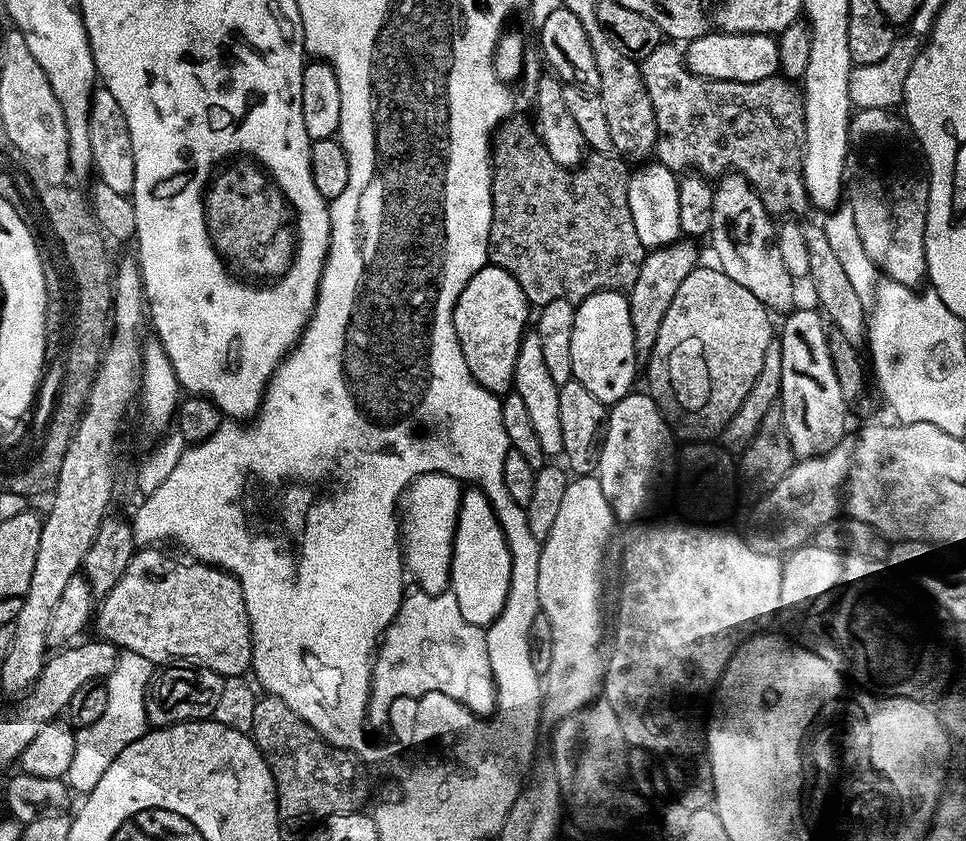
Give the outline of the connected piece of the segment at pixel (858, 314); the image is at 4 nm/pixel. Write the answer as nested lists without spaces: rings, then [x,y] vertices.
[[[804,222],[800,224],[800,229],[802,238],[806,241],[806,250],[810,253],[810,270],[807,279],[812,280],[812,288],[816,291],[817,302],[815,303],[819,311],[826,317],[827,323],[835,331],[840,332],[842,338],[846,338],[846,342],[850,342],[850,346],[863,349],[868,338],[866,310],[854,291],[854,285],[849,281],[840,259],[835,256],[834,249],[830,247],[830,242],[824,233],[823,223],[807,224]]]

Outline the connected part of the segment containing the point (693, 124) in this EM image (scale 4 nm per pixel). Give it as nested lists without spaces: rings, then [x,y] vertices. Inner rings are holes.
[[[661,42],[646,59],[639,61],[640,73],[646,82],[646,90],[650,94],[650,102],[654,106],[654,118],[657,122],[658,138],[656,139],[655,159],[677,174],[684,174],[691,170],[693,173],[719,178],[729,172],[738,172],[745,176],[750,186],[762,198],[762,206],[766,206],[768,213],[774,218],[800,218],[804,211],[809,211],[808,191],[804,185],[802,162],[804,161],[804,139],[806,138],[806,118],[804,117],[804,93],[793,81],[777,74],[766,78],[762,82],[738,82],[737,80],[711,80],[705,76],[694,74],[687,64],[682,62],[682,52],[675,43]]]

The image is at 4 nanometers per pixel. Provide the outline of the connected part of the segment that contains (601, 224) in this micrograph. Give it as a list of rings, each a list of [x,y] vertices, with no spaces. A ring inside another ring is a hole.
[[[520,115],[509,116],[492,137],[492,142],[500,142],[500,146],[498,156],[492,156],[489,261],[512,275],[532,306],[555,300],[579,302],[595,292],[624,292],[632,288],[638,270],[642,270],[646,249],[639,241],[627,201],[629,165],[619,155],[592,152],[573,169],[558,166],[550,158],[550,150],[540,140],[533,121]]]

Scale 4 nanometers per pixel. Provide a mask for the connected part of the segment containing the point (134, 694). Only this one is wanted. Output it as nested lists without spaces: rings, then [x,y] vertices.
[[[121,651],[116,658],[116,665],[106,678],[106,708],[96,722],[79,729],[74,742],[74,758],[70,761],[70,770],[66,783],[73,793],[87,794],[94,786],[98,786],[98,778],[106,774],[108,764],[114,762],[118,754],[130,742],[142,738],[149,731],[150,725],[146,718],[146,694],[148,684],[152,681],[154,666],[142,654]]]

